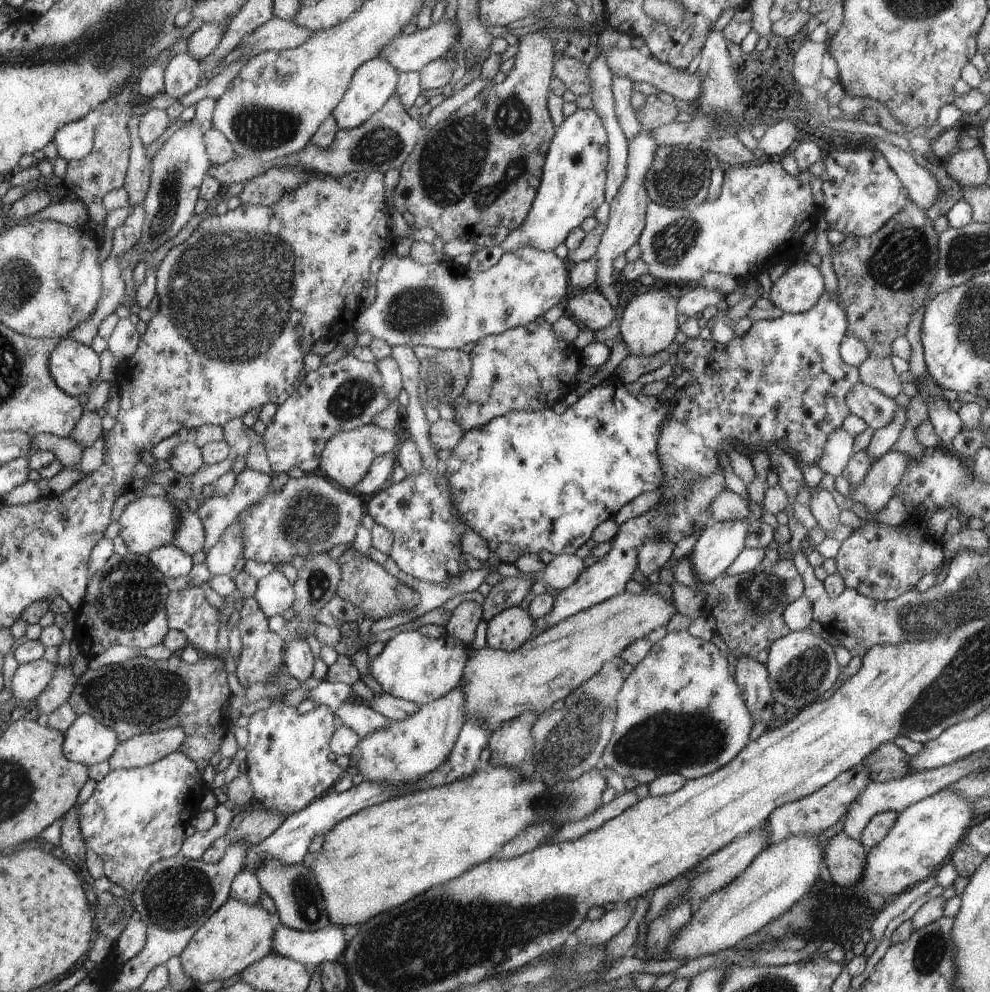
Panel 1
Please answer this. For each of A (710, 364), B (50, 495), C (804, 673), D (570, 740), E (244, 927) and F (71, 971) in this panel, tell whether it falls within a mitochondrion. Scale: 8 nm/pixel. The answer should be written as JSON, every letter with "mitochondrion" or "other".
{"A":"other","B":"other","C":"mitochondrion","D":"mitochondrion","E":"other","F":"other"}

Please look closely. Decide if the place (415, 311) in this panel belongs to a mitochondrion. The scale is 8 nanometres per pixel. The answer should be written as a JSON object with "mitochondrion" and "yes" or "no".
{"mitochondrion":"yes"}

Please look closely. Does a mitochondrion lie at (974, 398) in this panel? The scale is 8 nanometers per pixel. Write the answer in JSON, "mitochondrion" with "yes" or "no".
{"mitochondrion":"no"}

